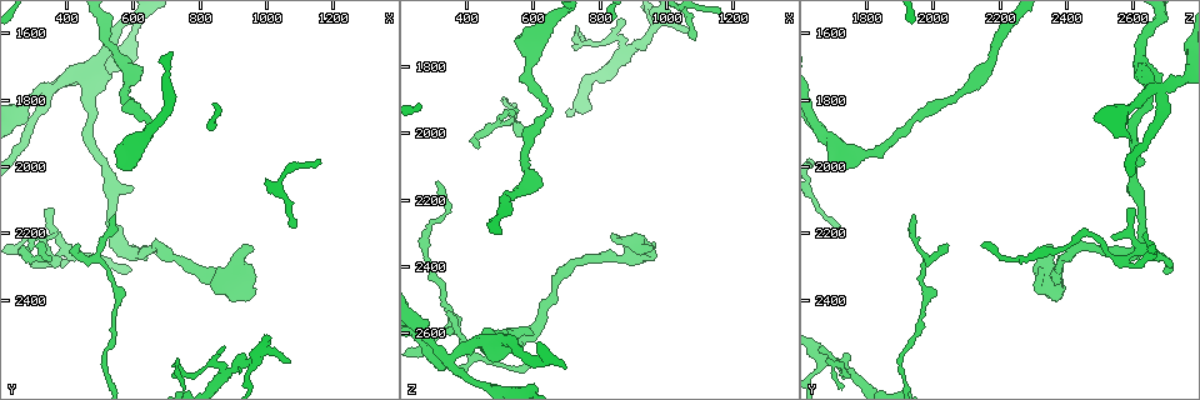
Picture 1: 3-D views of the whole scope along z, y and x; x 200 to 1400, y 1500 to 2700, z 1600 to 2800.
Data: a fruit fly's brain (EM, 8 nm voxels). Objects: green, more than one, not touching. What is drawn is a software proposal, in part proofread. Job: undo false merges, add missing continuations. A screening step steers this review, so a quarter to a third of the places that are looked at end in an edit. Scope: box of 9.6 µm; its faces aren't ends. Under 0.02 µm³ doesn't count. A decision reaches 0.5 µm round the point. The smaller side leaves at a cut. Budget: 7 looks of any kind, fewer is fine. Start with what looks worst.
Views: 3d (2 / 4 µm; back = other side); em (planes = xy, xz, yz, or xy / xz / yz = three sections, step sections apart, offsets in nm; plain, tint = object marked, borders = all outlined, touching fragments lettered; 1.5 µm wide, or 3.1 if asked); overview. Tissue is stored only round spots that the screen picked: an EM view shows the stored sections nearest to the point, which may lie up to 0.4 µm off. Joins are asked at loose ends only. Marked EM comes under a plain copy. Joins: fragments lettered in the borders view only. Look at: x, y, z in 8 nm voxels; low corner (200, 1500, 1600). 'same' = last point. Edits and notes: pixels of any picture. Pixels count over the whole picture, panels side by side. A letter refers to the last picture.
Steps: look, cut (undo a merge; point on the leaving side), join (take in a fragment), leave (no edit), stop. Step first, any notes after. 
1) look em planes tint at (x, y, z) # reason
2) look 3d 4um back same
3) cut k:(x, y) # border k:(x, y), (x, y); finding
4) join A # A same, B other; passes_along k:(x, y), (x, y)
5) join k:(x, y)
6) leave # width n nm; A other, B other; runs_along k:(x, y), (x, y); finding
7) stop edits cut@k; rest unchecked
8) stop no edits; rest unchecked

look 3d 4um at (340, 1760, 2680) # abrupt turn

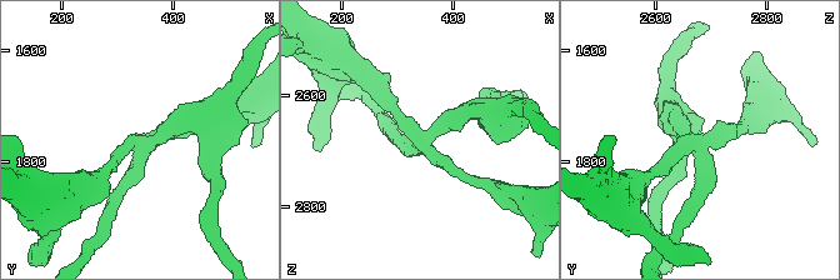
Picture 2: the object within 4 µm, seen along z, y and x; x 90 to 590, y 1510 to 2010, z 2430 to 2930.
look em xz step 4 tint at (345, 1770, 2680) # arms 4

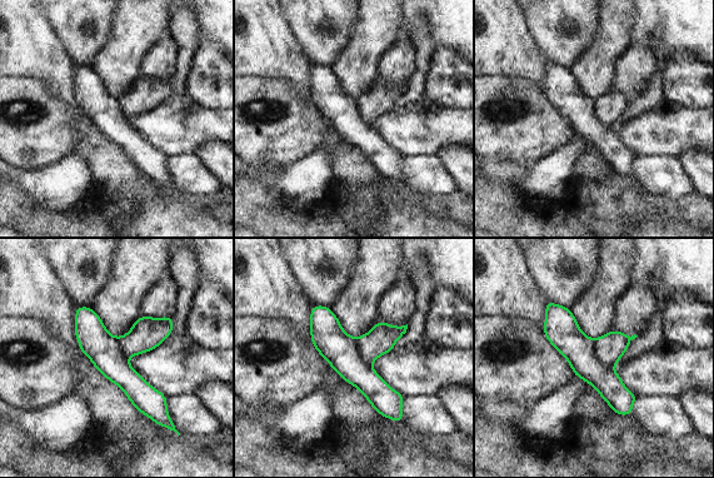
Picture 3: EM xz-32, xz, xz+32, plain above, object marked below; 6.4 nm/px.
look em xz step 4 borders same

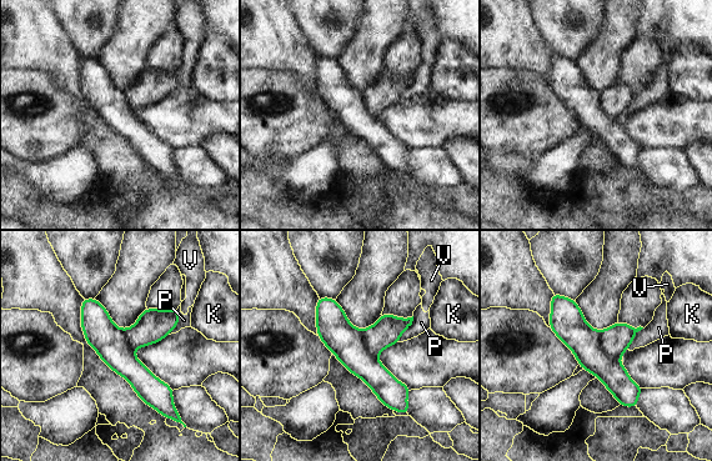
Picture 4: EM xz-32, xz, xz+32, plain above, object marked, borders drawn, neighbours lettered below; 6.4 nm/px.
cut 4:(571, 327) # longest_contact P 190 nm; K other, P other, V other; border 4:(598, 332), (601, 350), (616, 360); a second neuron is stuck on

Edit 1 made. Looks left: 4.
look overview

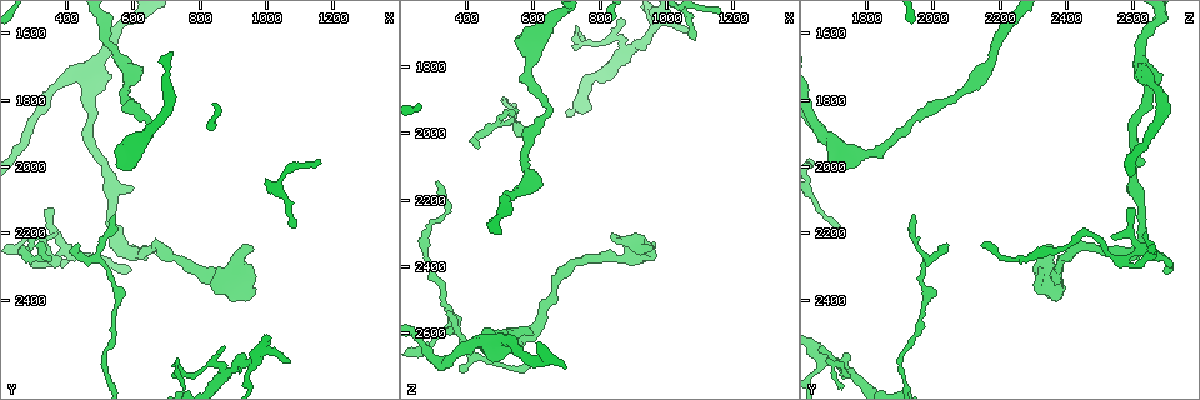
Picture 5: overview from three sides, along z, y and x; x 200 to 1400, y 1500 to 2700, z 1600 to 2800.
look 3d 2um at (740, 2580, 1680) # free end

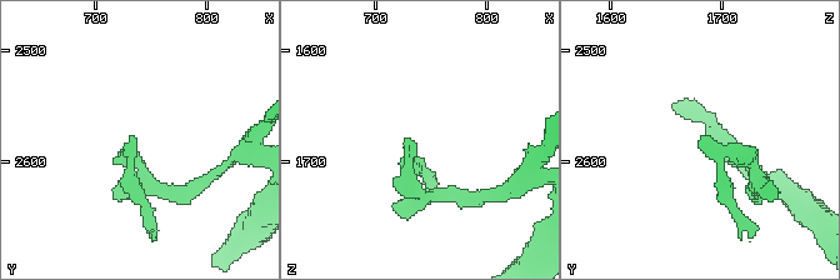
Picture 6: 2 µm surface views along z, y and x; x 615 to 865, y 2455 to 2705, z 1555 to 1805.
look em planes borders at (736, 2576, 1684) # shape alone is not enough

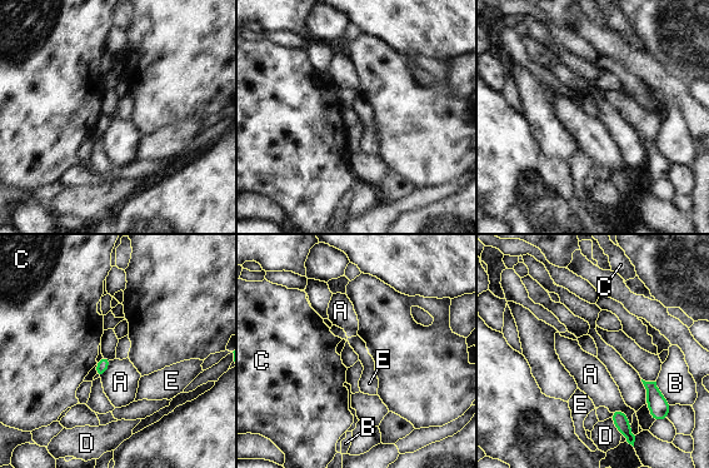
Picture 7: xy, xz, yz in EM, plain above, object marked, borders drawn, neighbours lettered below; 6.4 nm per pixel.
leave # A other, B other, C other, D other, E other; border 7:(610, 412), (622, 411), (630, 424); no lettered fragment goes on from it

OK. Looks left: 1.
stop edits cut@4; rest unchecked

